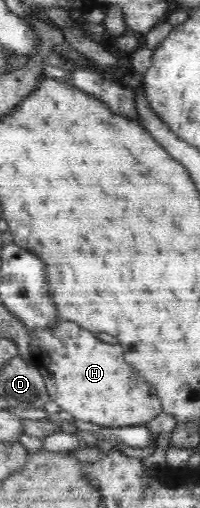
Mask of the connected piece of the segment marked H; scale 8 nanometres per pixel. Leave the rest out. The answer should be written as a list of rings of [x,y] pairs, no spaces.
[[[72,321],[60,322],[56,328],[27,333],[30,336],[30,361],[44,377],[49,398],[62,410],[70,412],[74,419],[83,421],[85,426],[144,426],[163,410],[155,389],[124,362],[124,350],[118,344],[105,343],[96,333]]]

